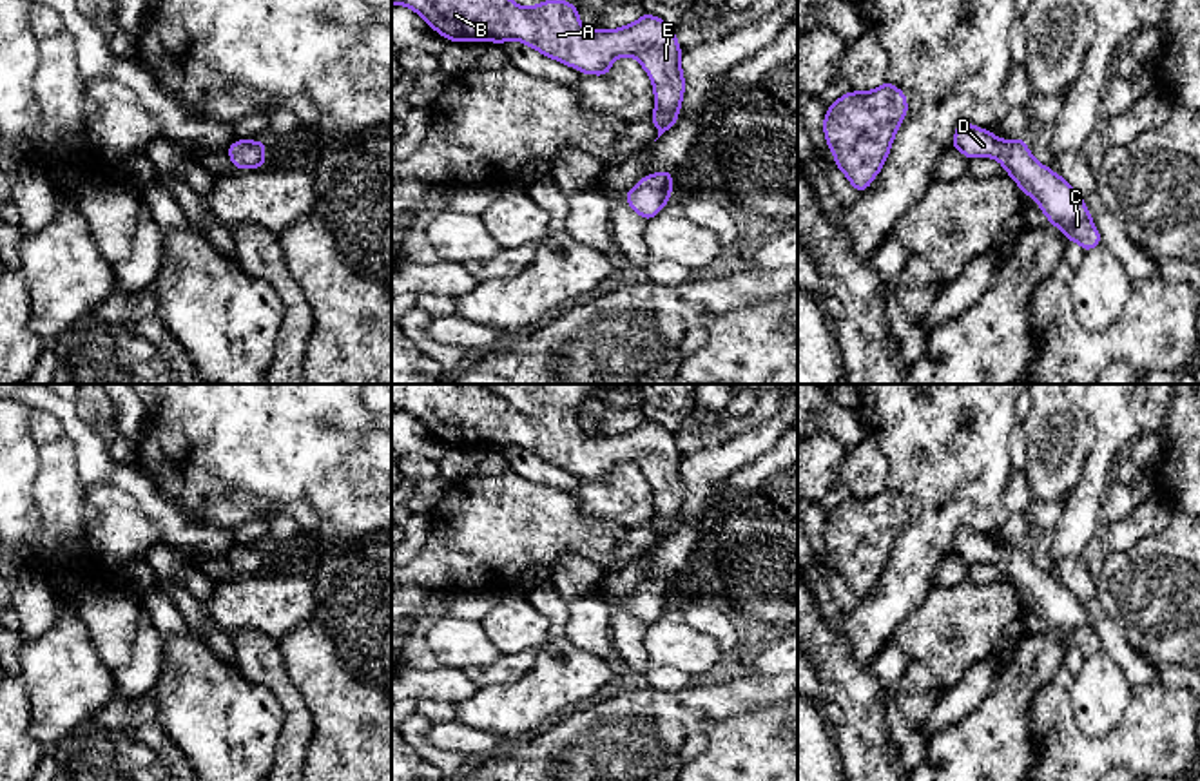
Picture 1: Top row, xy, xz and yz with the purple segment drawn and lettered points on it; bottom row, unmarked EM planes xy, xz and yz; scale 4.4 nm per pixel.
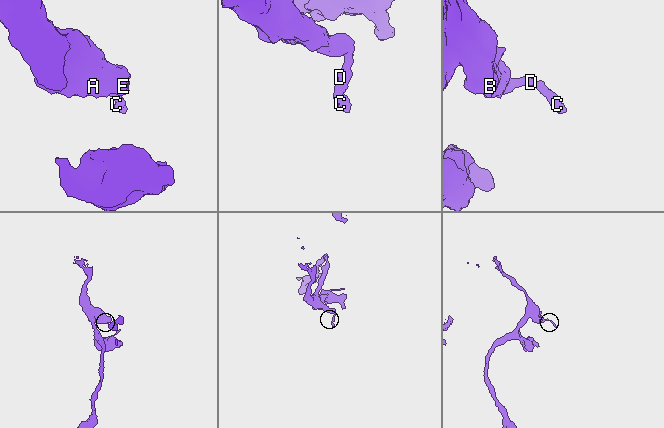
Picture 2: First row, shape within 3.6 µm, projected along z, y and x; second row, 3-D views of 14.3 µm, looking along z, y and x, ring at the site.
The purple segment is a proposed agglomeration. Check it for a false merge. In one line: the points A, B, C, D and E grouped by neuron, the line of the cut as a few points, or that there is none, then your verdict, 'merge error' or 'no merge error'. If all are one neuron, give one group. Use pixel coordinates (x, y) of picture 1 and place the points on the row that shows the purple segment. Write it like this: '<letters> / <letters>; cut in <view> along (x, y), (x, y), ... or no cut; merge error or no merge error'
A B C D E; no cut; no merge error

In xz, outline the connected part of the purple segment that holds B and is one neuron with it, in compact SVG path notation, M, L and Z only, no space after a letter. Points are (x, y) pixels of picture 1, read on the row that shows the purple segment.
M392 0L421 14L451 42L522 42L582 74L609 74L620 56L634 58L653 82L656 107L649 116L658 138L676 125L685 78L674 27L644 13L620 29L585 29L575 4L546 0L533 7L513 0Z

